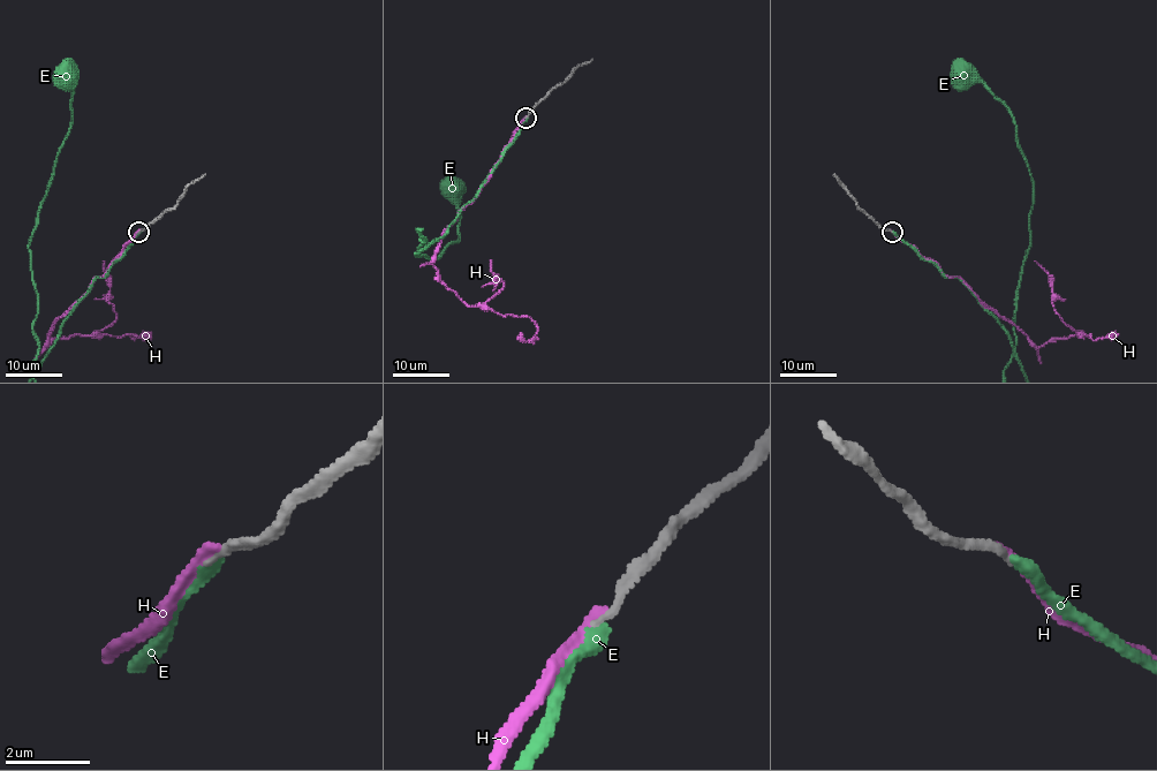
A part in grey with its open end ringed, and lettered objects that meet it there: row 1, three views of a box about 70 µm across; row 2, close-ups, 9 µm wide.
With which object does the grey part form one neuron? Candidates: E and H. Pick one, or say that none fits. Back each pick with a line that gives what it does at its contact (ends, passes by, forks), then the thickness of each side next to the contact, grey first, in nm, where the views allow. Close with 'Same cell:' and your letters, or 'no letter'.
E: It ends there. Thickness 200 nm (grey) against 320 nm
Same cell: E

